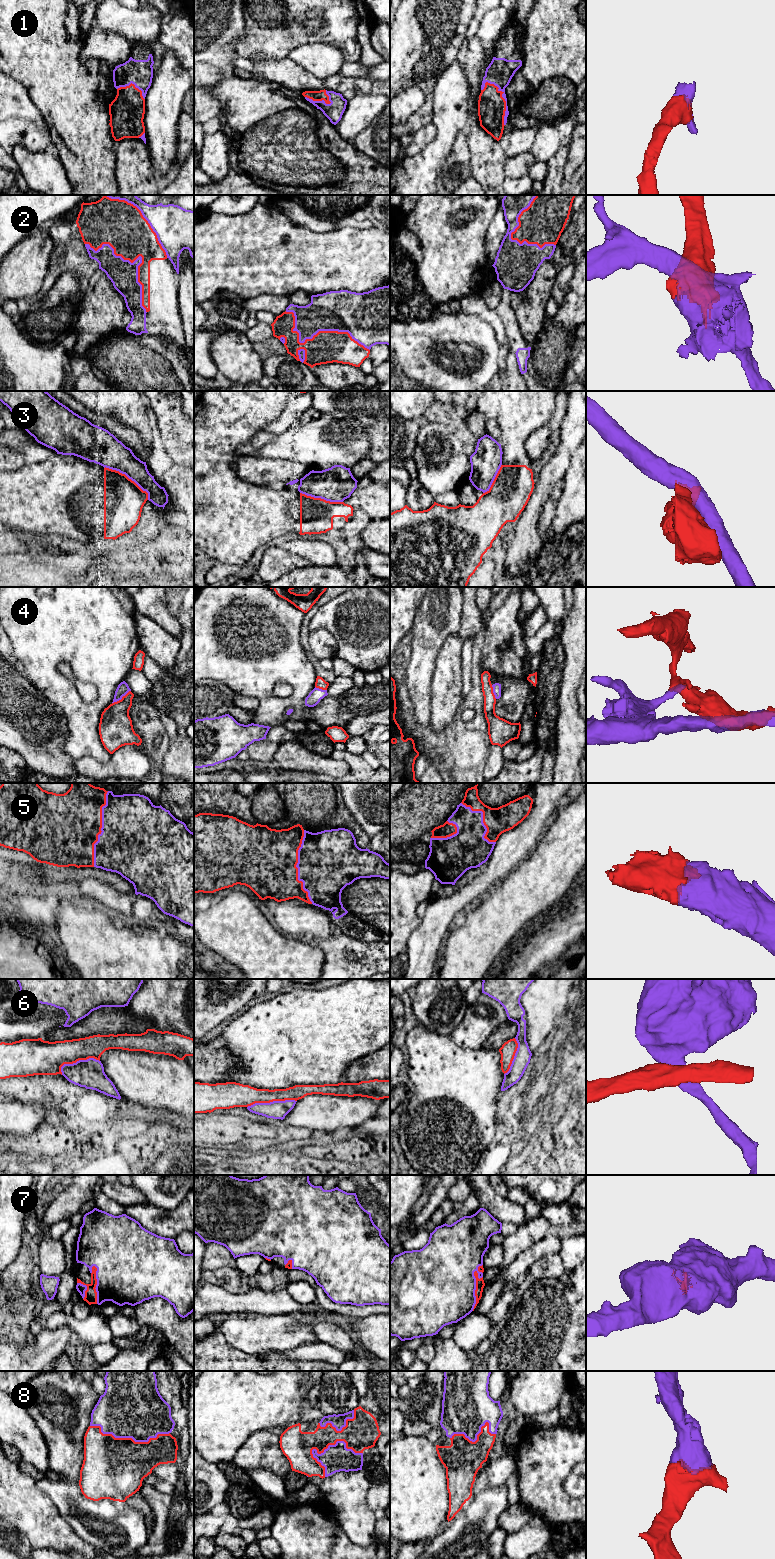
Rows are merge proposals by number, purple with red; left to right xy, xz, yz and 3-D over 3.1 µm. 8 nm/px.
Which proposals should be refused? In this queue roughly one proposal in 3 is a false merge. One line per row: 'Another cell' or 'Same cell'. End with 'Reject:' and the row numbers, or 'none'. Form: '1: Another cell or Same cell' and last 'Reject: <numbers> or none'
1: Same cell
2: Another cell
3: Another cell
4: Another cell
5: Same cell
6: Another cell
7: Same cell
8: Same cell
Reject: 2, 3, 4, 6

